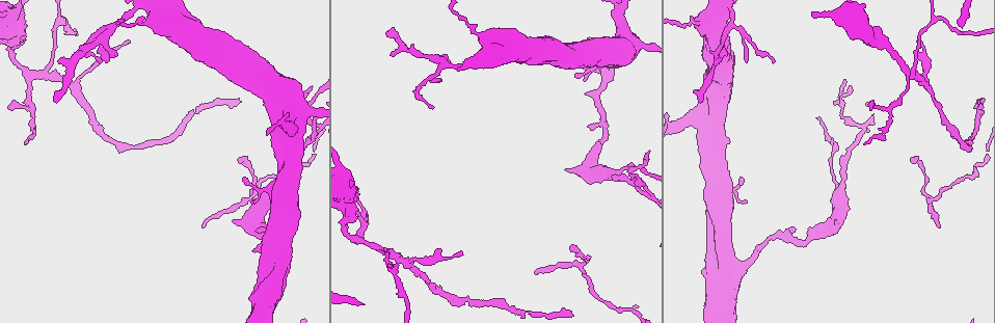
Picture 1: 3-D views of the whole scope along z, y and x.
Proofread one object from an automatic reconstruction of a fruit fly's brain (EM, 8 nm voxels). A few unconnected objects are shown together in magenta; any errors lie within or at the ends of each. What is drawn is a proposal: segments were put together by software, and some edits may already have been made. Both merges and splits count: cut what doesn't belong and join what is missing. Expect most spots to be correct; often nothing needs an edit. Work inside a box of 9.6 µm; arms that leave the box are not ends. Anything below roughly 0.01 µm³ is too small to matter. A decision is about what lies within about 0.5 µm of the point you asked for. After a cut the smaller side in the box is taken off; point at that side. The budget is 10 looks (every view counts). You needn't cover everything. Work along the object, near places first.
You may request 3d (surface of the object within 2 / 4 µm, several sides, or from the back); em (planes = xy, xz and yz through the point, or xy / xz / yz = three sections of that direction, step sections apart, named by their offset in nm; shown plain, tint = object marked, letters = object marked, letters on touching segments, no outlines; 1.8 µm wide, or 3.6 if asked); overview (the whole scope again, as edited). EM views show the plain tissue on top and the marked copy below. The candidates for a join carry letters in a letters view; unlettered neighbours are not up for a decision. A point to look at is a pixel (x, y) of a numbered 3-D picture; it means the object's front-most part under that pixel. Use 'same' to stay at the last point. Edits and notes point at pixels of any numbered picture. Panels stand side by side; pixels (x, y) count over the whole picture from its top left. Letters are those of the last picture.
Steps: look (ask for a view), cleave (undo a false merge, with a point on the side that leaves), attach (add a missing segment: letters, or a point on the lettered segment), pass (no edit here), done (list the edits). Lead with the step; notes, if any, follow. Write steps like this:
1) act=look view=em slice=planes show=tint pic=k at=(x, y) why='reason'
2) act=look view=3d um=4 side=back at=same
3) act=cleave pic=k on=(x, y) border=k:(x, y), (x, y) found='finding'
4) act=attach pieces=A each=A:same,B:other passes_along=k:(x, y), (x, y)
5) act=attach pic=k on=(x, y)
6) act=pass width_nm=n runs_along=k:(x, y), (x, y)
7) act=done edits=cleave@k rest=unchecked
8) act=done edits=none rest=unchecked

act=look view=em um=3.6 slice=planes show=letters pic=1 at=(113, 25) why='a fork'

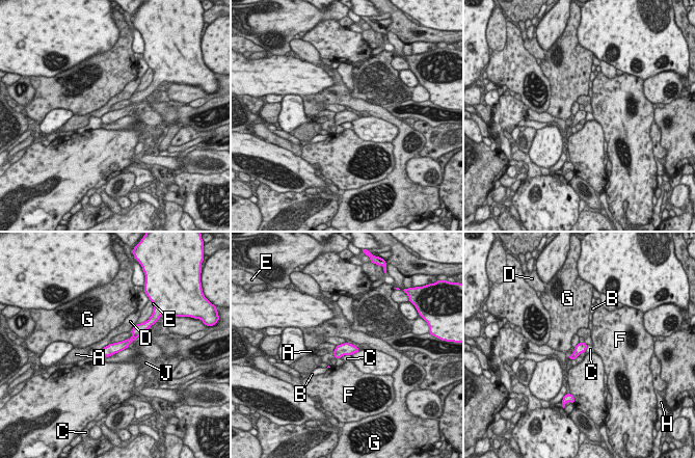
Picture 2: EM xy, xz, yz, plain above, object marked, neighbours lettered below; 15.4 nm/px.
act=pass each=A:other,B:other,C:other,D:other,E:other,F:other,G:other,H:other,J:other found='all the same cell'

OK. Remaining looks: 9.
act=look view=em slice=xz step=16 show=letters pic=1 at=(375, 247) why='sharp bend'

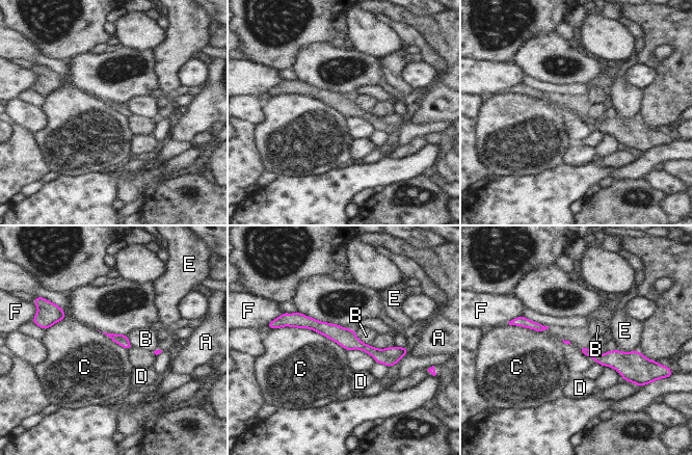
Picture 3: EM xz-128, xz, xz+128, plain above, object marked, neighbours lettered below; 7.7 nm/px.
act=pass each=A:other,B:other,C:other,D:other,E:other,F:other runs_along=3:(286, 320), (375, 353), (405, 350) found='continuous, no second cell'

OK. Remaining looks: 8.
act=look view=em slice=xy step=8 show=letters pic=1 at=(934, 17)

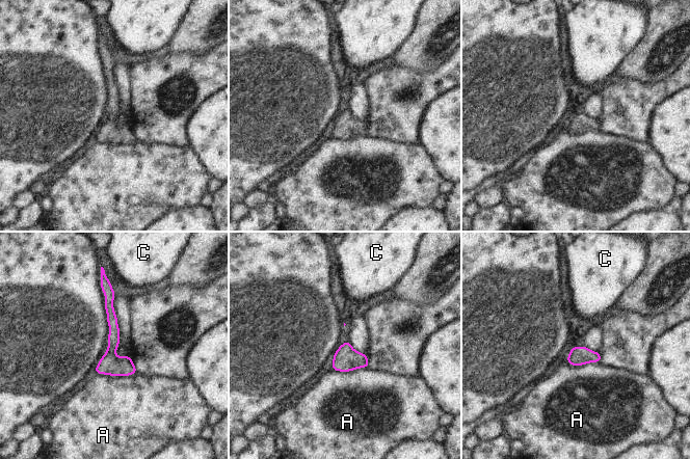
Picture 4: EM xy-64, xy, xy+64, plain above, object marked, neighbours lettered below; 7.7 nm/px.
act=look view=em slice=planes show=letters at=same

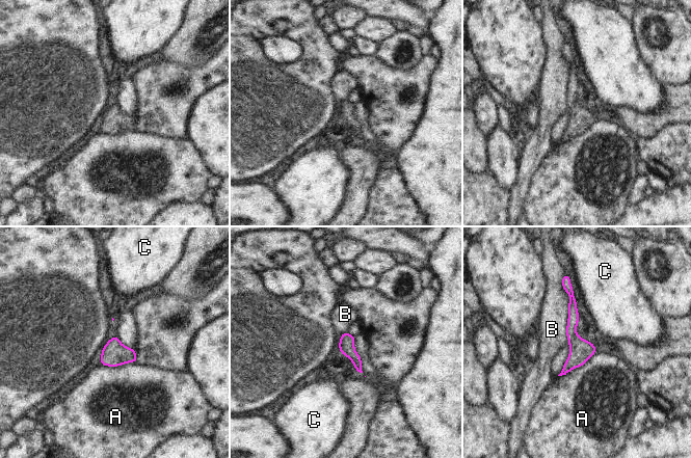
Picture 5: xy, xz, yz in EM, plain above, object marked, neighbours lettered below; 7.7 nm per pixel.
act=pass each=A:other,B:other,C:other border=5:(568, 301), (567, 342) found='one cell here'

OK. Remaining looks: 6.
act=look view=em slice=xy step=8 show=letters pic=1 at=(938, 225)

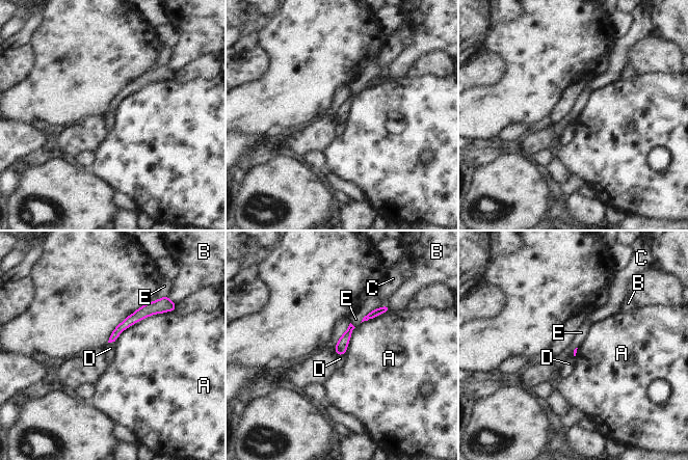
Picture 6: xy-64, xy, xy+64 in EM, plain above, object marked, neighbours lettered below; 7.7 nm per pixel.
act=pass each=A:other,B:other,C:other,D:other,E:other border=6:(172, 310), (140, 319), (114, 341) found='no lettered segment goes on from it'

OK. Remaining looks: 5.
act=done edits=none rest=unchecked

